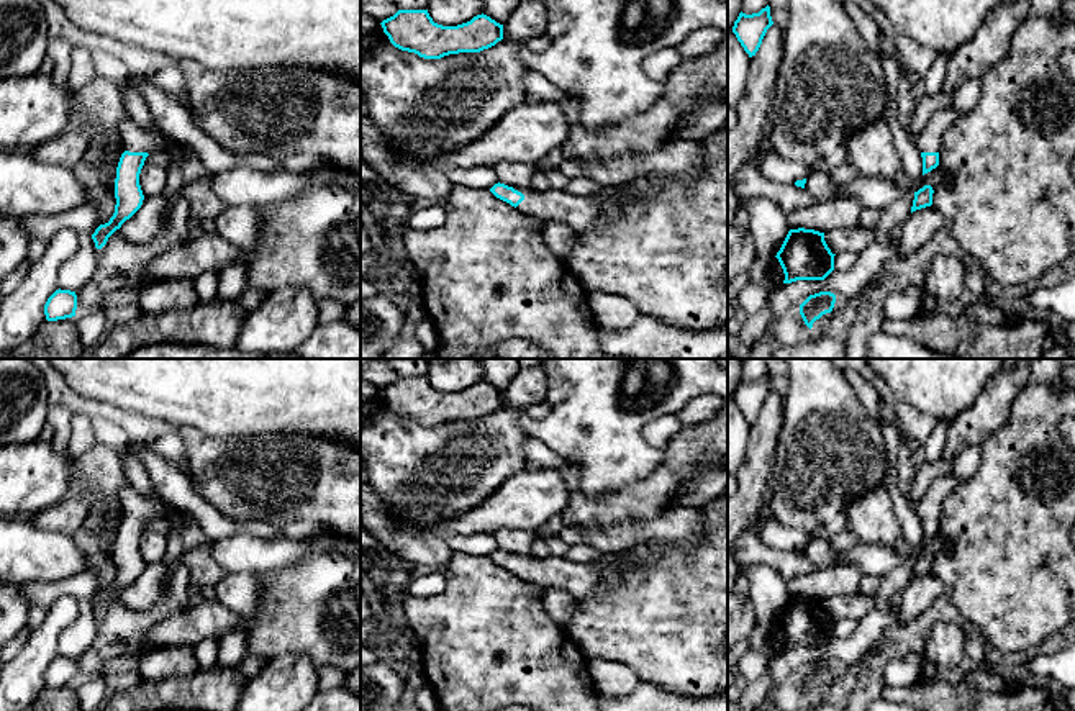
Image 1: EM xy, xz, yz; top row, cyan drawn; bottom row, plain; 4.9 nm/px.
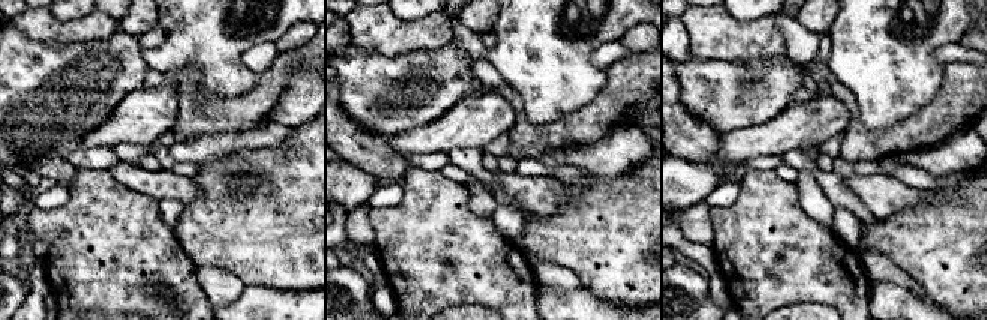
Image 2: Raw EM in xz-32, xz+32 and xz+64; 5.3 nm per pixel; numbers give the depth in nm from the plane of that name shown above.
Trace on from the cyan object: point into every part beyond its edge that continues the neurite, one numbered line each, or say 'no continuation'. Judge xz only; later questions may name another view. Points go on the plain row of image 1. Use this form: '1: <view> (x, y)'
1: xz (551, 572)

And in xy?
1: xy (135, 505)

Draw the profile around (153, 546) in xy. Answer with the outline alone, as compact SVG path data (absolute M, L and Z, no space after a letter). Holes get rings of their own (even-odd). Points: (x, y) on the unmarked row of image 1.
M144 532L139 541L139 552L146 564L162 562L167 550L167 537L161 532Z

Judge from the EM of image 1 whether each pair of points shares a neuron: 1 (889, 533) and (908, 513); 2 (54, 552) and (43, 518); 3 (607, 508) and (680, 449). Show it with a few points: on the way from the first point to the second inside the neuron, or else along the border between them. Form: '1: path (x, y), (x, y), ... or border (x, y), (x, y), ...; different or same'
1: border (884, 485), (902, 536); different
2: border (30, 518), (43, 528), (71, 536); different
3: path (628, 503), (641, 500), (671, 470); same

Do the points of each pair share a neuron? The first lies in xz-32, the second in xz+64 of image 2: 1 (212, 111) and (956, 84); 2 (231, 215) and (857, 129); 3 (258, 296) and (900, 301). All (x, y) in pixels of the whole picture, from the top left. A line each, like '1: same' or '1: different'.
1: same
2: different
3: same

